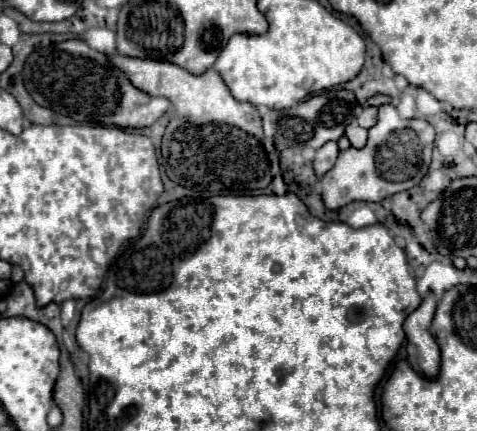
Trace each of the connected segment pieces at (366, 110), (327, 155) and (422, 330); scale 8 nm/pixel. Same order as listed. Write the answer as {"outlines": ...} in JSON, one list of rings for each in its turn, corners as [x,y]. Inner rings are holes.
{"outlines":[[[[363,107],[363,111],[359,113],[359,117],[357,117],[357,123],[361,125],[361,127],[365,127],[365,129],[369,129],[369,127],[373,127],[373,123],[377,121],[377,107]]],[[[329,141],[329,143],[325,143],[323,147],[319,147],[319,149],[315,151],[313,169],[315,169],[315,175],[317,175],[317,177],[323,177],[323,175],[333,167],[333,163],[335,163],[335,159],[337,159],[337,151],[339,151],[339,147],[337,147],[335,141]]],[[[427,293],[421,305],[403,323],[407,335],[409,363],[419,375],[425,377],[435,377],[439,371],[439,347],[429,333],[435,309],[437,309],[437,299],[433,293]]]]}

